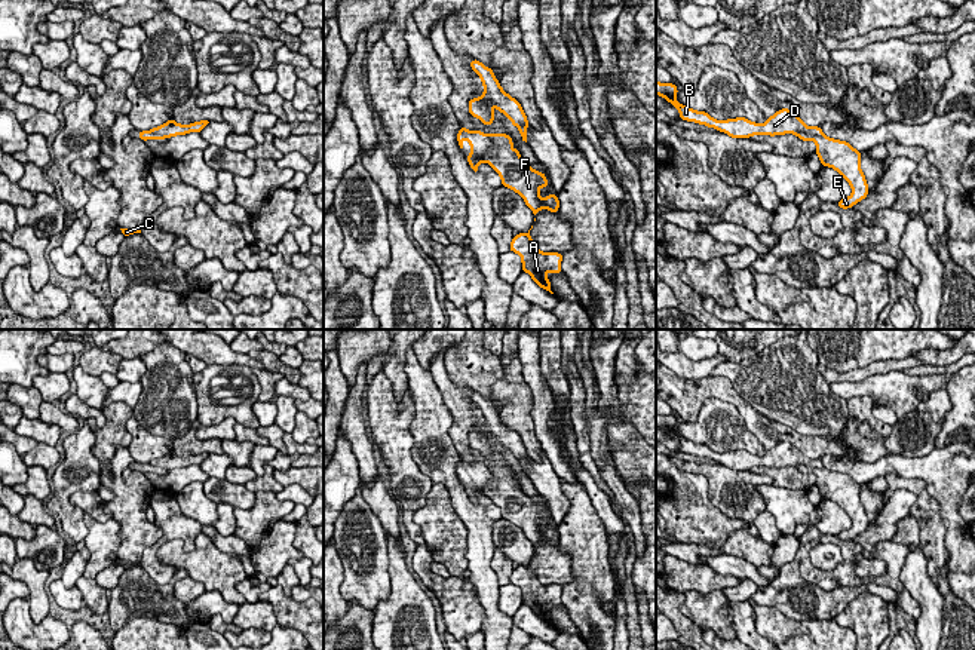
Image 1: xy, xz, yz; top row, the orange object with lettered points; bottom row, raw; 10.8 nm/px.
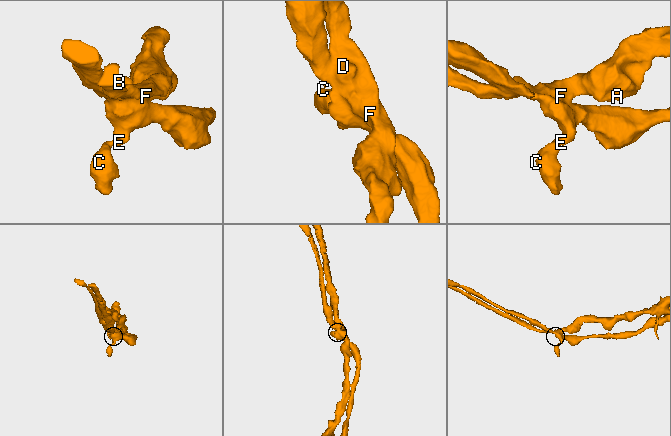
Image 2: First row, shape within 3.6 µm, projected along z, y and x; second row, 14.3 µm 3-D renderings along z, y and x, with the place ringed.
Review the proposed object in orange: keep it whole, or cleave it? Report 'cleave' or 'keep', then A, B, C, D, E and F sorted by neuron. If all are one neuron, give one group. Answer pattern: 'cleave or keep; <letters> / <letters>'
cleave; A B D F / C E

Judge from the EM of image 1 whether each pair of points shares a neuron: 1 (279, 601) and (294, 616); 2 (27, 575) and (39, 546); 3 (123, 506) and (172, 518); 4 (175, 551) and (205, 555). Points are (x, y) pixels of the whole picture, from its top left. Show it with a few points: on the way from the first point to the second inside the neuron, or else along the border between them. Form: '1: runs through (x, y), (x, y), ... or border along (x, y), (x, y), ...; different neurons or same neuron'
1: runs through (284, 606), (291, 612); same neuron
2: border along (18, 557), (27, 557), (37, 569), (48, 572); different neurons
3: border along (152, 499), (149, 505); different neurons
4: runs through (183, 557), (198, 557); same neuron

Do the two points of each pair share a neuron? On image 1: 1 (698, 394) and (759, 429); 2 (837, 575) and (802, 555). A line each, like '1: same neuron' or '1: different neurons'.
1: same neuron
2: same neuron

